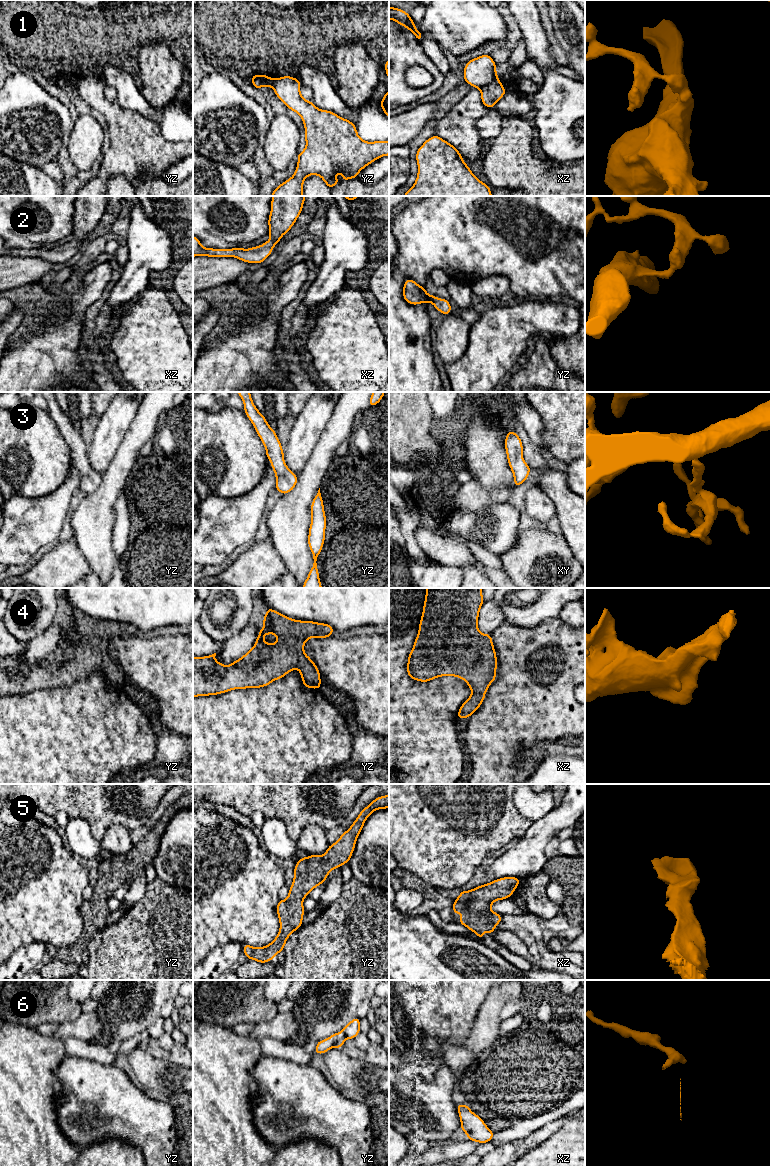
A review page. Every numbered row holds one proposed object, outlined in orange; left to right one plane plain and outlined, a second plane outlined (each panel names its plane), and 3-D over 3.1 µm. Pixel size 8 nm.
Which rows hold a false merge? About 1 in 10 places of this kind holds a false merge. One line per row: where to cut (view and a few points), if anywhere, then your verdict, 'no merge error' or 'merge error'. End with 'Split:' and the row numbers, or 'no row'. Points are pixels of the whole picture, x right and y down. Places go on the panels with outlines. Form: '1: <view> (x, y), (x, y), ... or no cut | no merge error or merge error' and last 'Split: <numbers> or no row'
1: xz (497, 77), (479, 88) | merge error
2: no cut | no merge error
3: no cut | no merge error
4: no cut | no merge error
5: no cut | no merge error
6: no cut | no merge error
Split: 1

